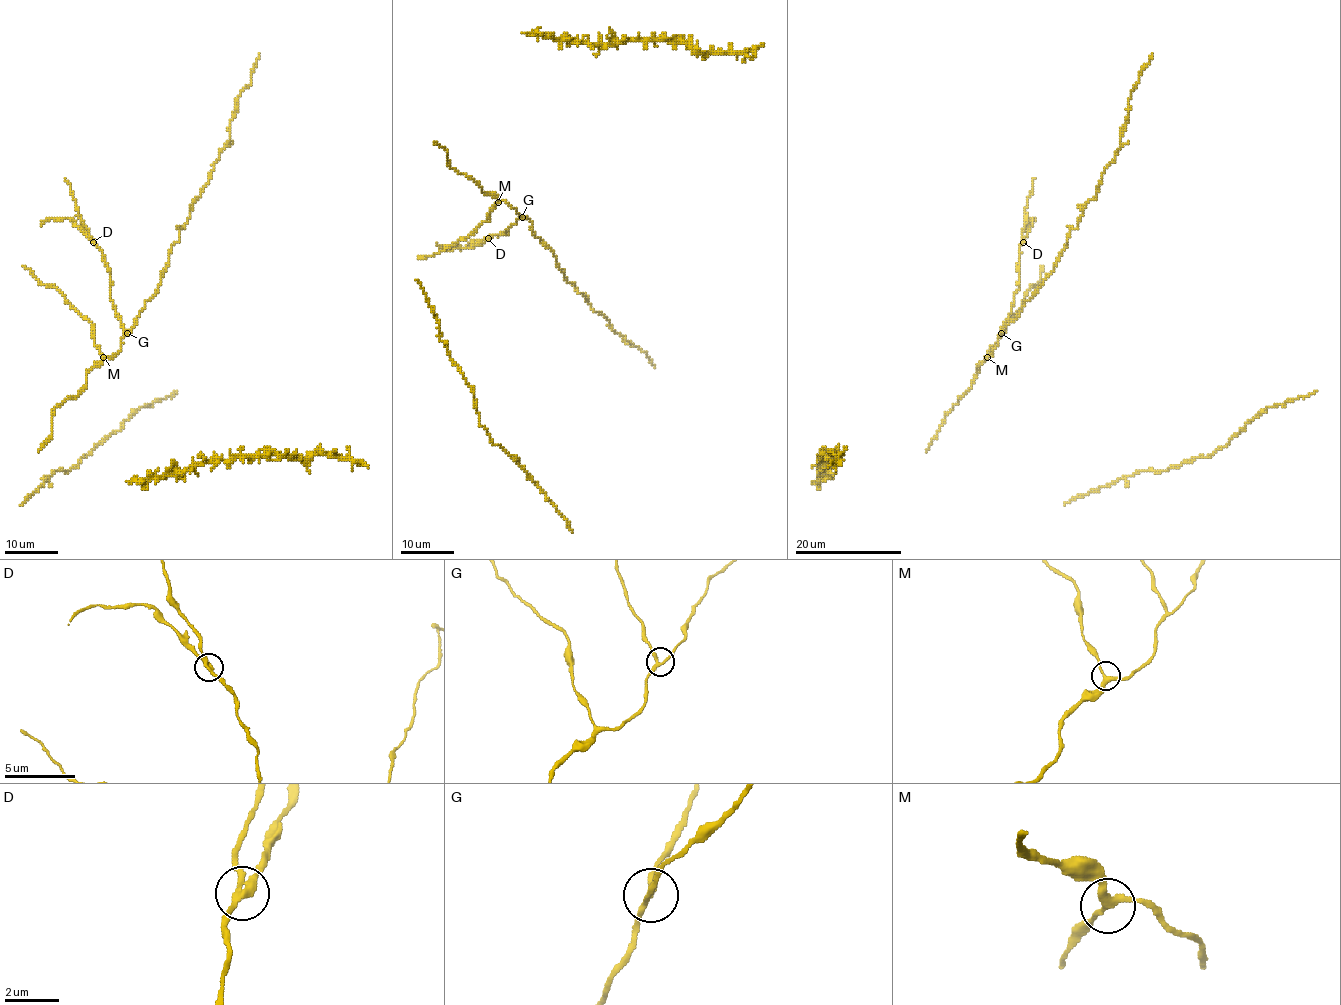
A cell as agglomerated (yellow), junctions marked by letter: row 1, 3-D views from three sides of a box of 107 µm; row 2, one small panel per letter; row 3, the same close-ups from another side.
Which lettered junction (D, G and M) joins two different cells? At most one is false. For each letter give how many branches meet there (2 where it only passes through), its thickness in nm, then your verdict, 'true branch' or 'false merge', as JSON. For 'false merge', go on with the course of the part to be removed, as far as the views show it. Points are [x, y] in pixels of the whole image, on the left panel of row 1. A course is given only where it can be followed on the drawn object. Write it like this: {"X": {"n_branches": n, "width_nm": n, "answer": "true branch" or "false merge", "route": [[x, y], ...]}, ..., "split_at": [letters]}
{"D": {"n_branches": 3, "width_nm": 280, "answer": "false merge", "route": [[92, 241], [68, 219], [48, 219], [40, 225]]}, "G": {"n_branches": 3, "width_nm": 200, "answer": "true branch"}, "M": {"n_branches": 3, "width_nm": 260, "answer": "true branch"}, "split_at": ["D"]}

